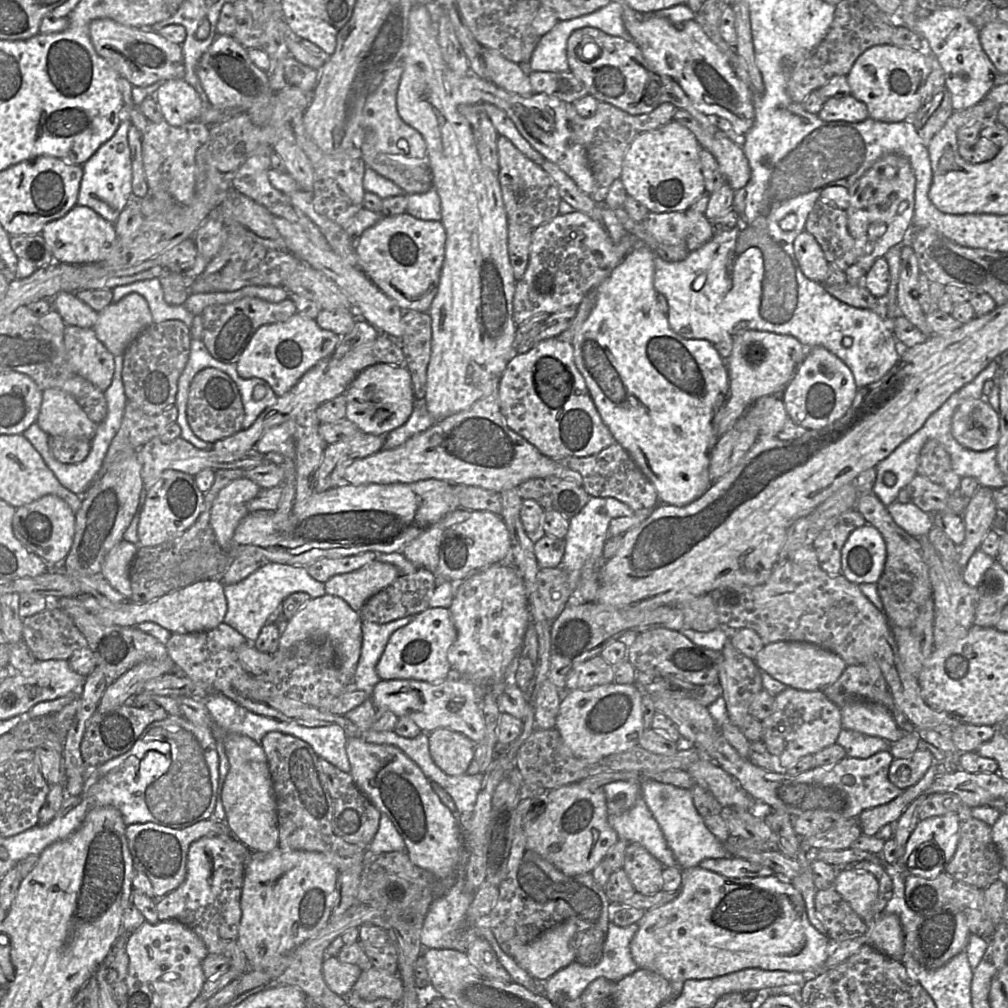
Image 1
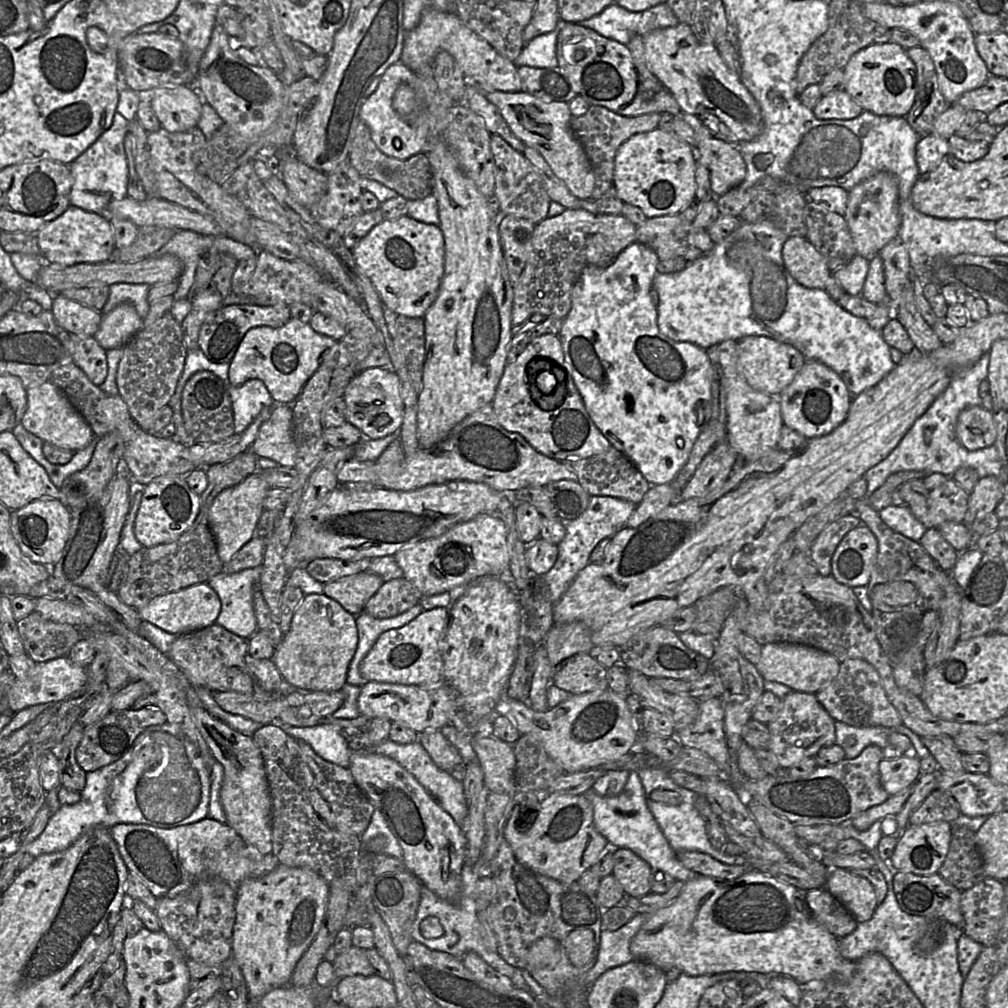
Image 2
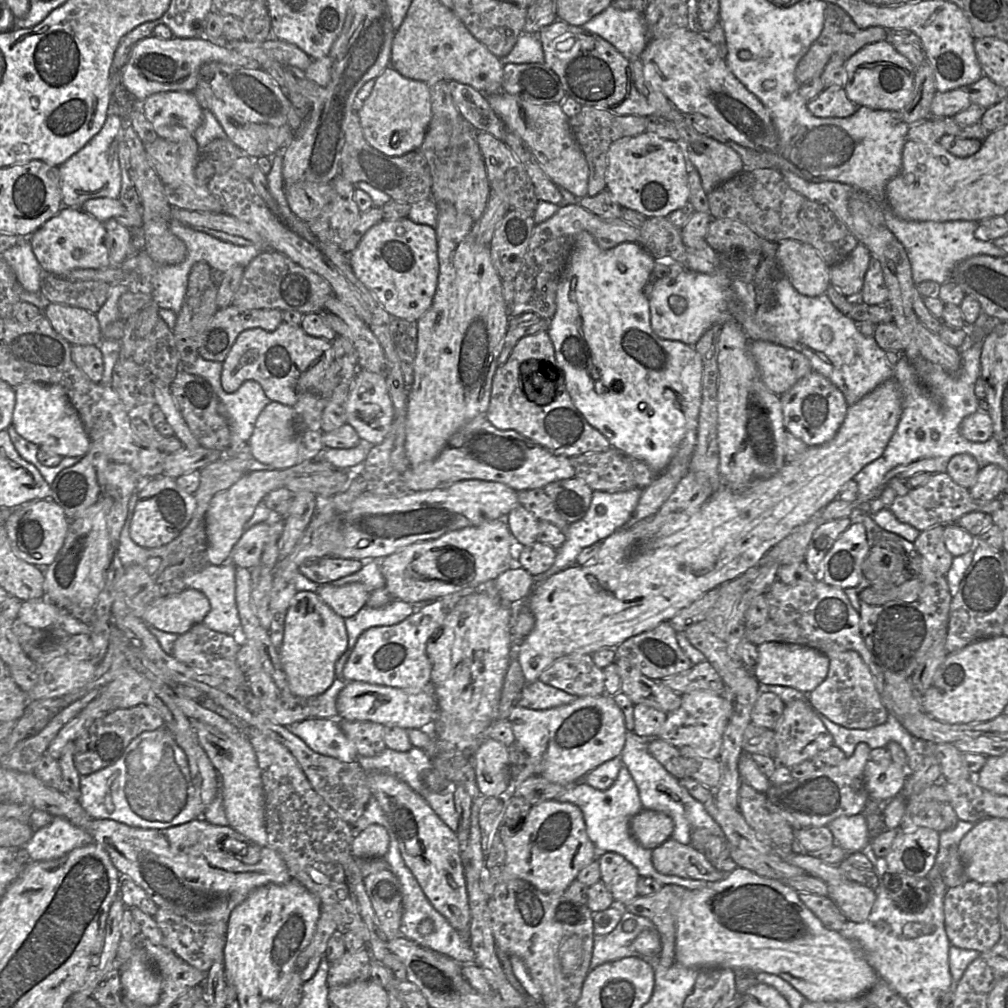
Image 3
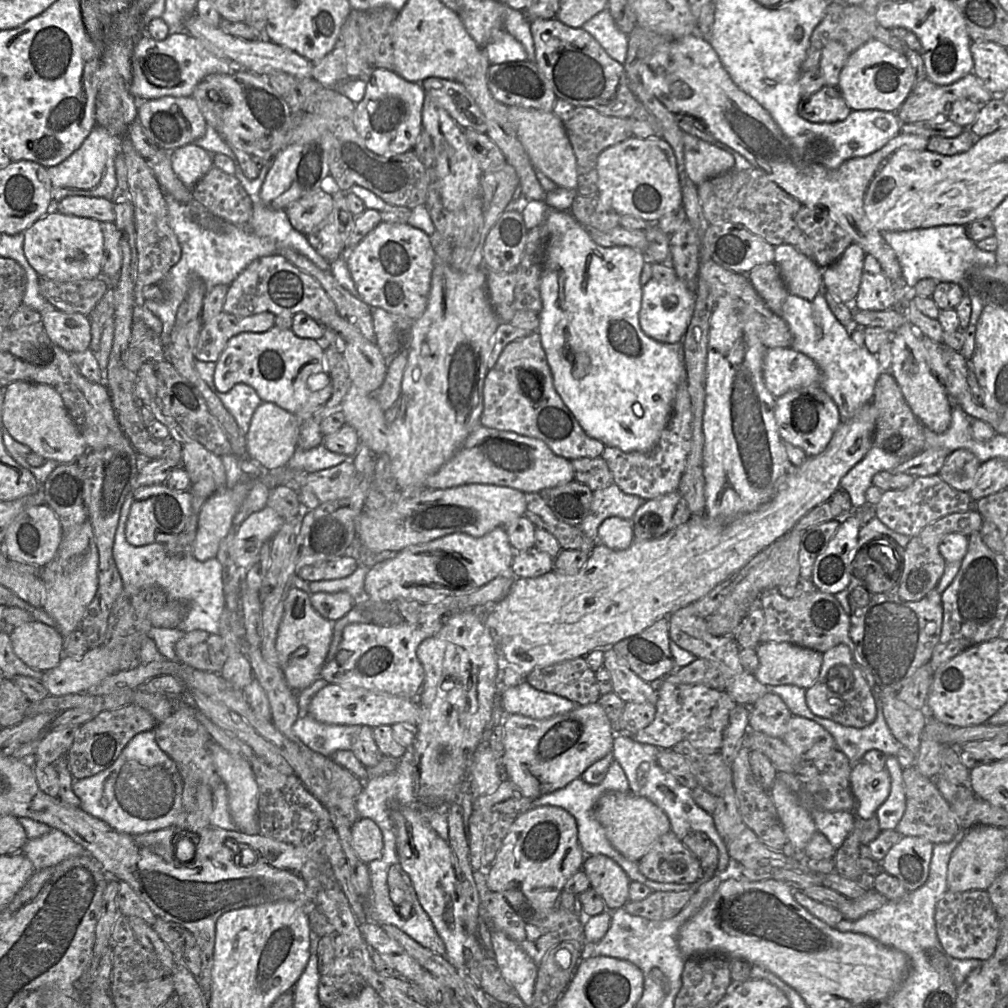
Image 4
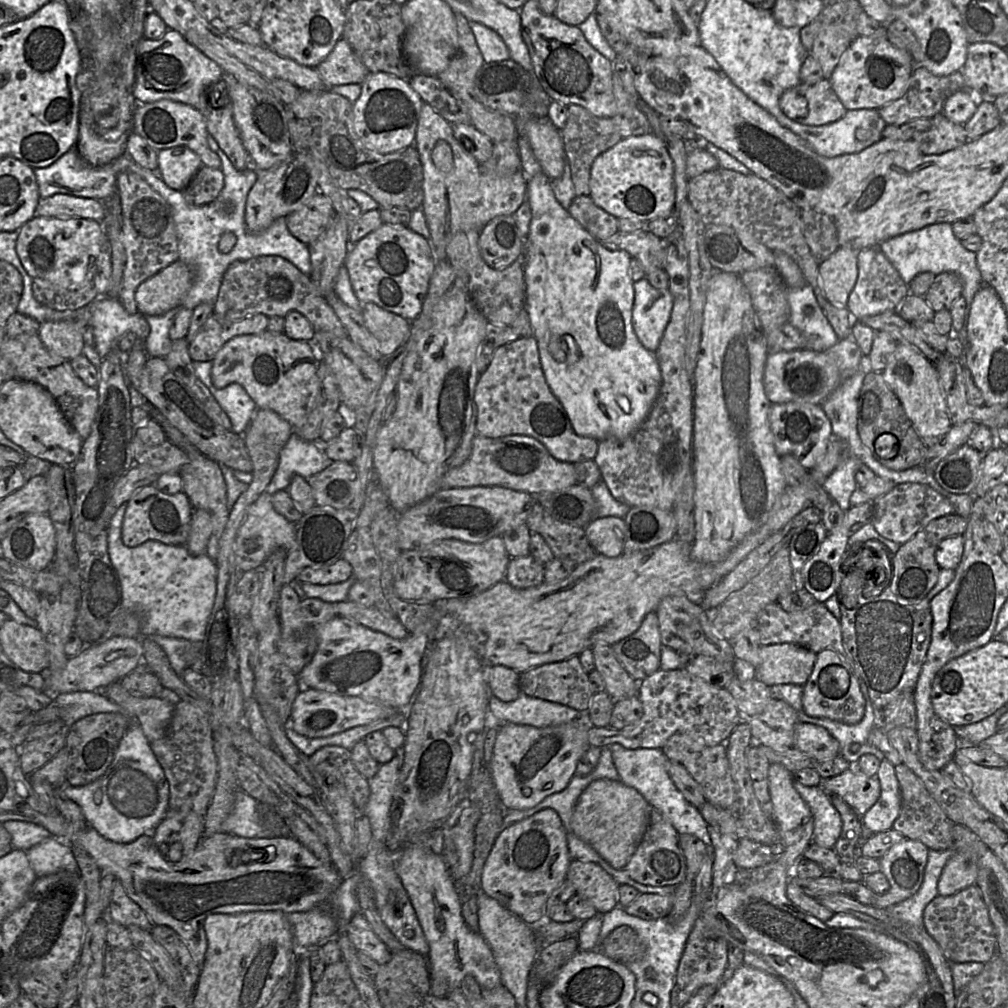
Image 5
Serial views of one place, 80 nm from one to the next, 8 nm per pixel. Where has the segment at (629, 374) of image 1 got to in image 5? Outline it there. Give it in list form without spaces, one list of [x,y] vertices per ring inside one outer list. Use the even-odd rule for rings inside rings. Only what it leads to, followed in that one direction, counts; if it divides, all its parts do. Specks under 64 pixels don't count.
[[[542,171],[526,181],[526,201],[531,209],[529,231],[524,239],[523,274],[525,285],[524,310],[528,313],[533,329],[533,336],[537,340],[541,366],[546,381],[563,406],[574,431],[583,437],[590,437],[597,441],[603,439],[625,439],[632,435],[646,419],[652,404],[657,396],[661,373],[655,353],[647,350],[639,342],[632,328],[632,308],[634,302],[634,281],[629,274],[632,257],[624,250],[608,250],[588,233],[555,199],[551,189],[551,179]]]

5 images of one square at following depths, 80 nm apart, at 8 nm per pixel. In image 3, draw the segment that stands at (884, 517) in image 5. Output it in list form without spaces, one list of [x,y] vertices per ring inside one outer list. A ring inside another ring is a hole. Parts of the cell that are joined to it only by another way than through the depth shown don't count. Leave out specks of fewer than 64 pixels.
[[[945,472],[933,474],[925,485],[913,488],[906,495],[896,496],[888,509],[900,522],[922,532],[937,525],[955,524],[958,519],[970,512],[992,514],[1000,507],[998,499],[977,502],[971,497],[969,490],[956,484]]]

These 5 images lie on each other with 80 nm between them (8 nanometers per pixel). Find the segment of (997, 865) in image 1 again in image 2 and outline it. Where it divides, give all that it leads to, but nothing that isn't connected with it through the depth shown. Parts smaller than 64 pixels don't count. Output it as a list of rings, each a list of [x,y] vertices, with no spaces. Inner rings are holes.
[[[965,826],[953,829],[949,851],[937,874],[961,891],[986,879],[975,832]]]

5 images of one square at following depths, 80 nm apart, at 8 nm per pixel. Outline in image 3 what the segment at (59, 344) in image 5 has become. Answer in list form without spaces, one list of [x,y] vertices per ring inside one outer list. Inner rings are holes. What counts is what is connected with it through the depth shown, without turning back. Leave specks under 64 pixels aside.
[[[50,303],[42,314],[71,345],[98,345],[102,339],[96,314],[85,309]]]

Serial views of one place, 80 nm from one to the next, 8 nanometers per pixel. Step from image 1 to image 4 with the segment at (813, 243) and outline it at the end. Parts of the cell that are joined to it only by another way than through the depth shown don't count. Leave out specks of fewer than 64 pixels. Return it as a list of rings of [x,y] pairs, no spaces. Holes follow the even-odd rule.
[[[789,244],[776,246],[774,263],[790,293],[806,300],[812,300],[824,290],[823,269],[793,246]]]

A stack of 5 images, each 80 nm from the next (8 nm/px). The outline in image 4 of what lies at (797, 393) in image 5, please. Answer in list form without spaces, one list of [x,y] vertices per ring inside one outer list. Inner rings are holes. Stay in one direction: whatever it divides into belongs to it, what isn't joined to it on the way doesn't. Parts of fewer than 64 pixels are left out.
[[[790,347],[767,349],[763,378],[767,390],[775,398],[797,388],[821,385],[821,373],[816,363]]]

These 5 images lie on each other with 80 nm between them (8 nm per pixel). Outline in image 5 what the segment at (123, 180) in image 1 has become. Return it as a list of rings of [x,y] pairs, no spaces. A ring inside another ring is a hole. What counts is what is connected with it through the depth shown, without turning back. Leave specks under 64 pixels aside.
[[[73,147],[50,166],[34,169],[34,174],[38,184],[39,195],[42,199],[56,194],[65,194],[104,202],[114,192],[116,180],[120,173],[138,174],[129,166],[131,162],[135,161],[129,155],[123,155],[109,164],[95,167],[88,164],[77,149]]]

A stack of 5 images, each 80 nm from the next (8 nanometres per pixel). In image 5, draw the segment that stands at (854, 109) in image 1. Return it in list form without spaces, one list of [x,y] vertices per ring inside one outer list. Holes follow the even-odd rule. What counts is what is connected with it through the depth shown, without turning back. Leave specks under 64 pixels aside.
[[[822,79],[815,84],[800,82],[781,95],[779,106],[789,119],[808,126],[820,126],[835,122],[847,112],[828,79]]]

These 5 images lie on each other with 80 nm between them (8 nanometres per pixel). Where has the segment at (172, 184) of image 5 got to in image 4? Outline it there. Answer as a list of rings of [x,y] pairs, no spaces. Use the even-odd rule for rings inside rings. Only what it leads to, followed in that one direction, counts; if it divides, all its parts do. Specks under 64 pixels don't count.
[[[194,143],[182,146],[172,151],[172,169],[186,187],[192,188],[213,167],[213,155]]]

